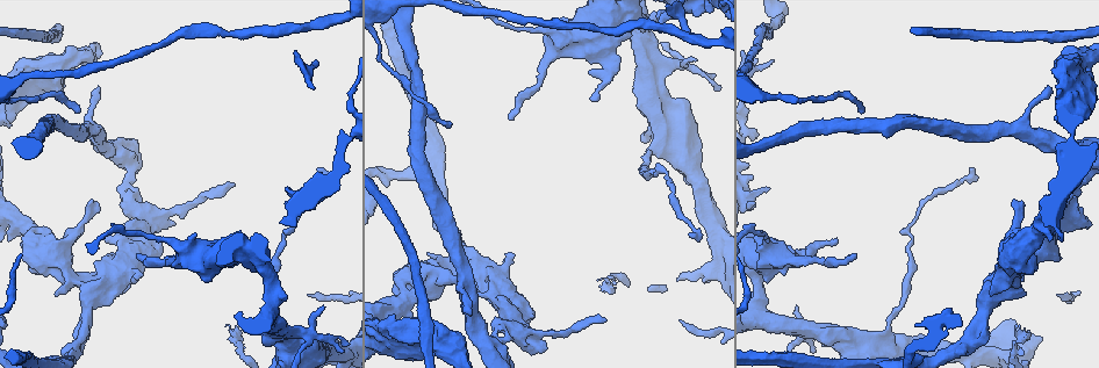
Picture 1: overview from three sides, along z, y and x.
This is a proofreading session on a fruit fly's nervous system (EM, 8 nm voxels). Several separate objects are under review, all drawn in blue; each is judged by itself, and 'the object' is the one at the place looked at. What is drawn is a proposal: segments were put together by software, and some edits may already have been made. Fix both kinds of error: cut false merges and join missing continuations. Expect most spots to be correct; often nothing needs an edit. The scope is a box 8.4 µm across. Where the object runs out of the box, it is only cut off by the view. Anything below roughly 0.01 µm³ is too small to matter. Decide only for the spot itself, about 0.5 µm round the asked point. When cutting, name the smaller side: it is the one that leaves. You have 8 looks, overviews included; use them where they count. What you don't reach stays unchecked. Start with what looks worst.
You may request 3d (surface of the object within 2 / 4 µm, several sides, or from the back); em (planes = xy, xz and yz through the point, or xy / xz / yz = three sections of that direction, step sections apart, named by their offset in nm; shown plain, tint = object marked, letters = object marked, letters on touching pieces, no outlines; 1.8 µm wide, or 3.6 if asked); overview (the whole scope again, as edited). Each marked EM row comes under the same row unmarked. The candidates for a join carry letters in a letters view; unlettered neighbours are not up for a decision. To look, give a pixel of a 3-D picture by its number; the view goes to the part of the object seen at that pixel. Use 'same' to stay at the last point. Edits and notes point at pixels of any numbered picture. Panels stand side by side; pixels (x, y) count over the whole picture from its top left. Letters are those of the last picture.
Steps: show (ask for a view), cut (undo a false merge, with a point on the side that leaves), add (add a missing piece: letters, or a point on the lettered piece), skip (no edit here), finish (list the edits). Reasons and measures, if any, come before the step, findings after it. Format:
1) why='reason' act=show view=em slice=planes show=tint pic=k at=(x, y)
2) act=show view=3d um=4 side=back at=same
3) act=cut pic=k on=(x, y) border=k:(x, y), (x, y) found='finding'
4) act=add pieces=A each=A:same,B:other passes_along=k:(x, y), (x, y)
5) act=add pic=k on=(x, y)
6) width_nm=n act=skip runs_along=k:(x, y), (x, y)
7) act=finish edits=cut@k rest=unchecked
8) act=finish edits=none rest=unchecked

why='abrupt turn' act=show view=3d um=4 pic=1 at=(683, 63)

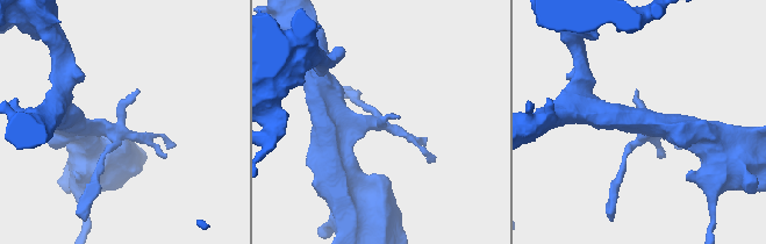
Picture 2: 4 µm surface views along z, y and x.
why='now the EM' act=show view=em slice=xz step=16 show=letters pic=2 at=(642, 140)

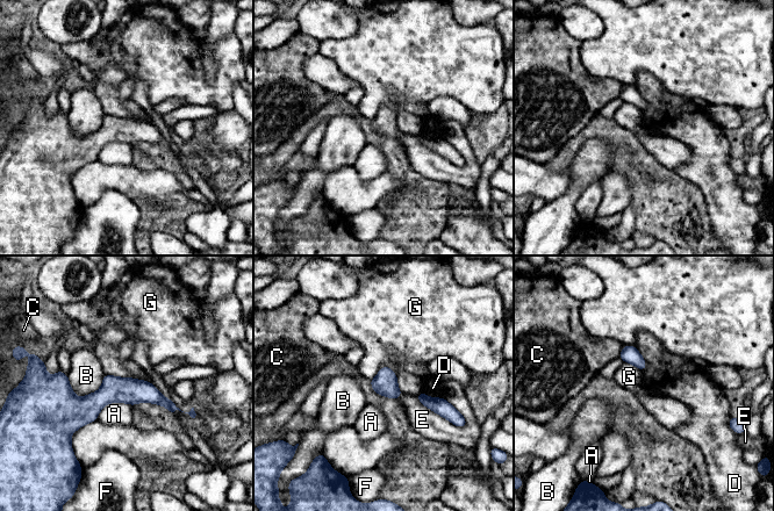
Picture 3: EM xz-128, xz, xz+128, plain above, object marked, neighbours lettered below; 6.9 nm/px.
longest_contact=E:340nm act=skip each=A:other,B:other,C:other,D:other,E:other,F:other,G:other found='all the same neuron'

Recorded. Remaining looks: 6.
why='thick turns thin' act=show view=3d um=4 pic=1 at=(124, 267)

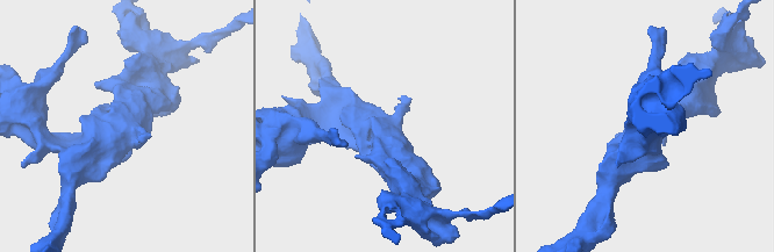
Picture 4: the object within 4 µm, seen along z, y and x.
act=show view=em um=3.6 slice=yz step=16 show=tint pic=4 at=(122, 129)

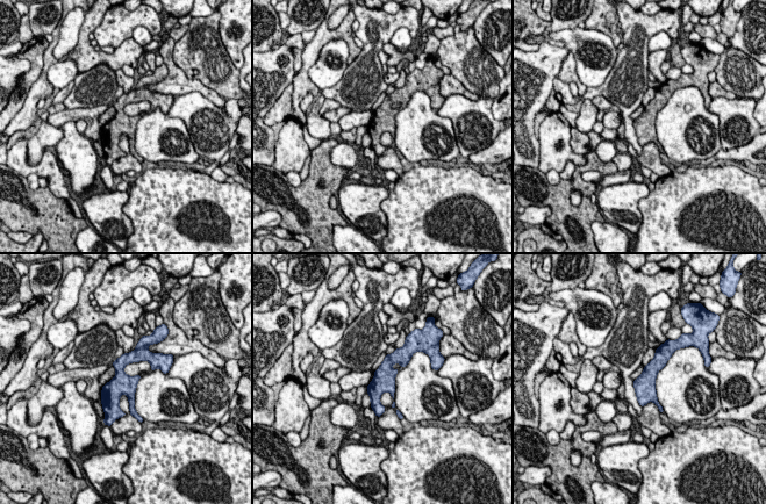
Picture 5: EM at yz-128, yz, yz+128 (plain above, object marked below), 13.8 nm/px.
act=show view=em um=3.6 slice=planes show=letters at=same

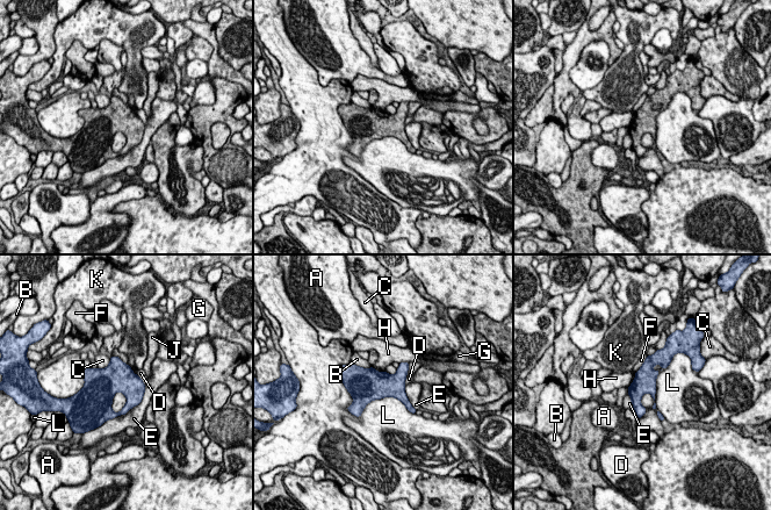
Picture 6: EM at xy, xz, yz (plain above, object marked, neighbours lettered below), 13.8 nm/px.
width_nm=300 act=skip each=A:other,B:other,C:other,D:other,E:other,F:other,G:other,H:other,J:other,K:other,L:other border=6:(635, 373), (635, 378), (628, 387) found='continuous, no second neuron'

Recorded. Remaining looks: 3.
why='an open end' act=show view=em slice=planes show=letters pic=1 at=(658, 18)

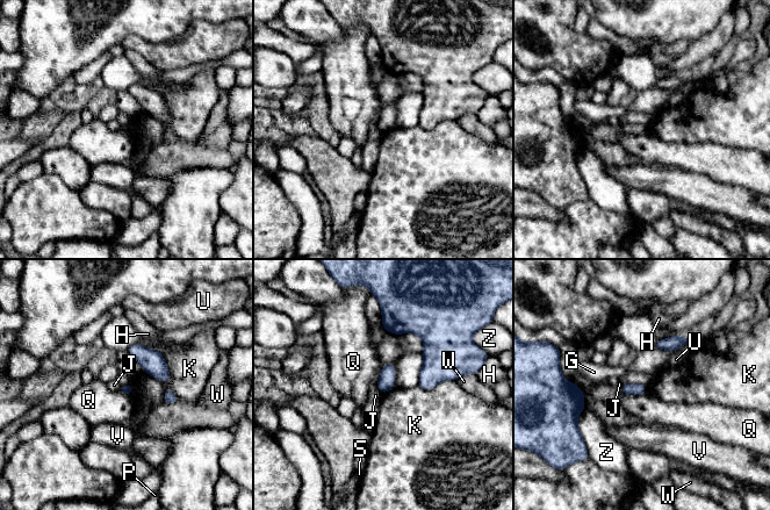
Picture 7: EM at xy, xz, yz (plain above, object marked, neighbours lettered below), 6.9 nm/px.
act=skip each=G:other,H:other,J:other,K:other,P:other,Q:other,S:other,U:other,V:other,W:other,Z:other border=7:(619, 390), (647, 390) found='no lettered piece goes on from it'

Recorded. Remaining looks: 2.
act=finish edits=none rest=unchecked

